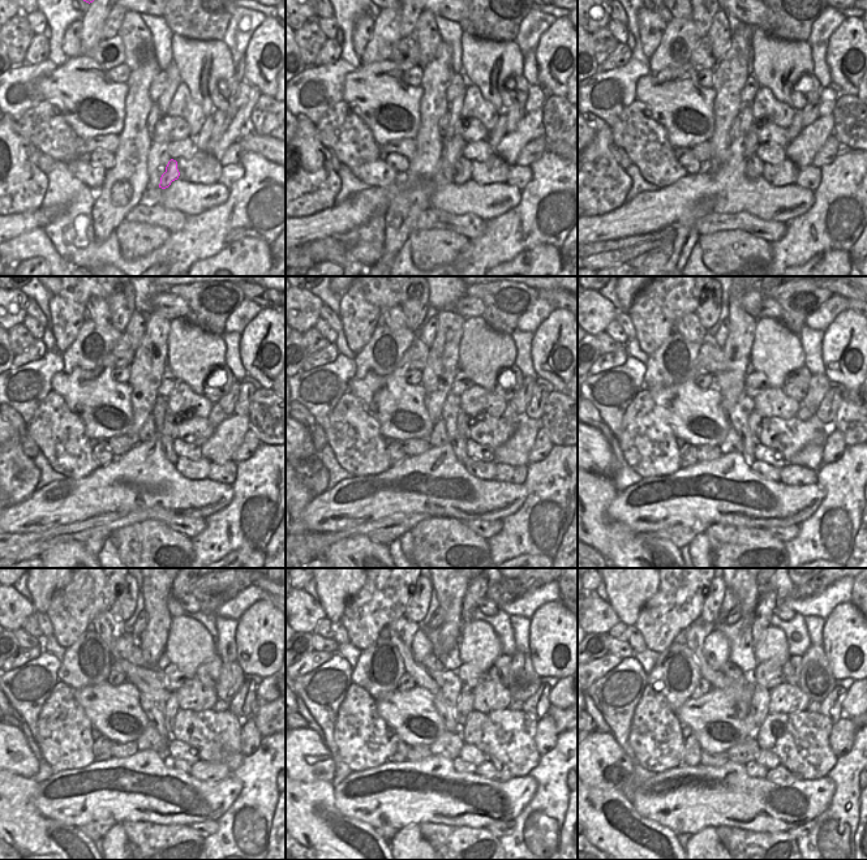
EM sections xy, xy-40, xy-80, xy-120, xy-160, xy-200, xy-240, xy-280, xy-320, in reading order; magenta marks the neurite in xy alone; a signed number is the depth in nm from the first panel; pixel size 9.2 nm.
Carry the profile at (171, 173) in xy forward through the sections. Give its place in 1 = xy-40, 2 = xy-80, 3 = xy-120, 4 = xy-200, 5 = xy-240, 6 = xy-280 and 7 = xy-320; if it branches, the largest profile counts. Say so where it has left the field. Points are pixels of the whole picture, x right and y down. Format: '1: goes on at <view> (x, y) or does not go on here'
1: goes on at xy-40 (463, 168)
2: goes on at xy-80 (754, 166)
3: goes on at xy-120 (166, 443)
4: goes on at xy-200 (735, 416)
5: goes on at xy-240 (146, 680)
6: goes on at xy-280 (402, 631)
7: goes on at xy-320 (742, 688)

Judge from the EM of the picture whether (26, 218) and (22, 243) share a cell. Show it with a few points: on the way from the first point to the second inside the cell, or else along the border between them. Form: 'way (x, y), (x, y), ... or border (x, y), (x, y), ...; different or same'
border (43, 227), (35, 227), (13, 239); different

